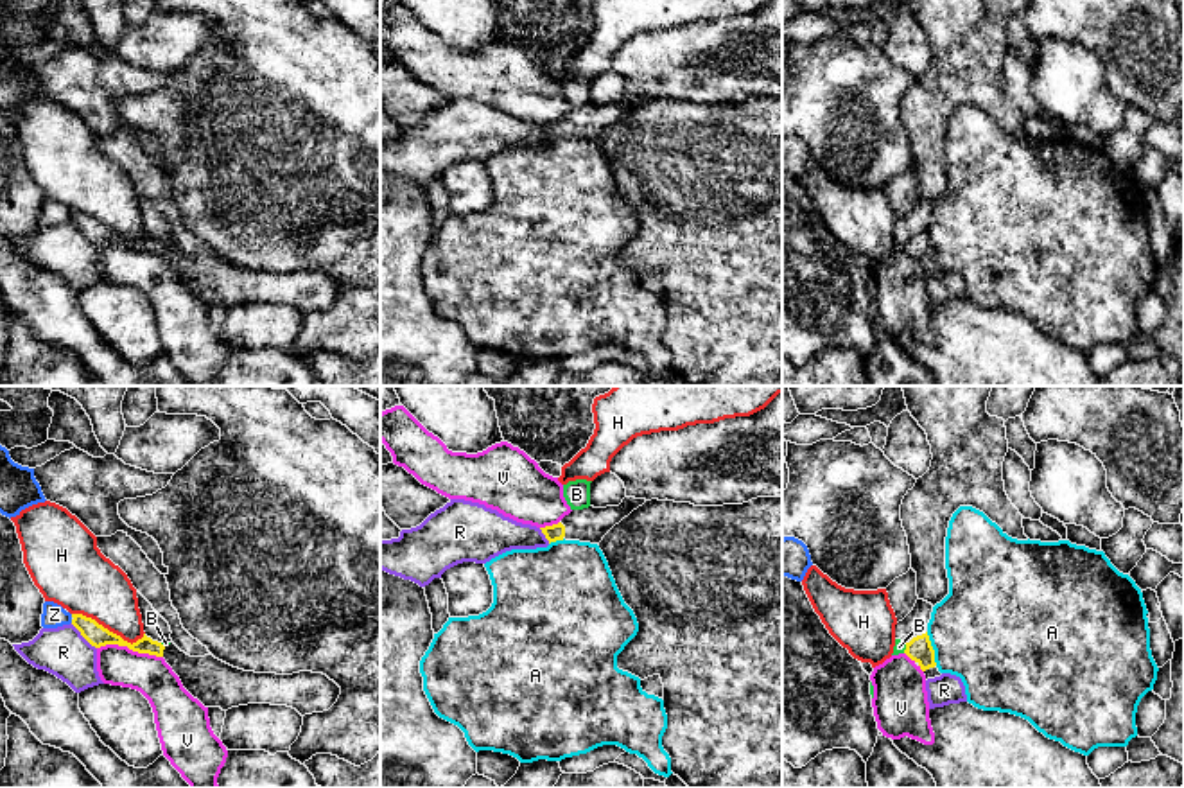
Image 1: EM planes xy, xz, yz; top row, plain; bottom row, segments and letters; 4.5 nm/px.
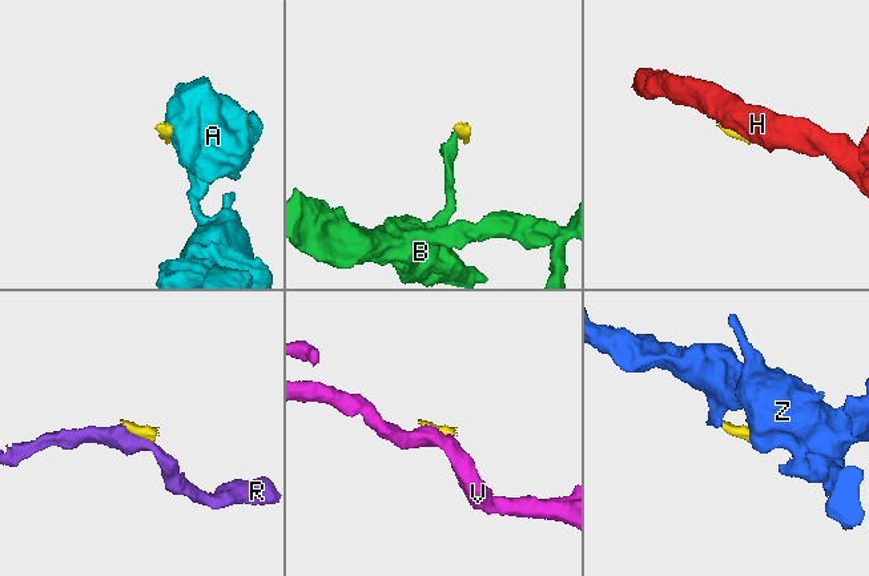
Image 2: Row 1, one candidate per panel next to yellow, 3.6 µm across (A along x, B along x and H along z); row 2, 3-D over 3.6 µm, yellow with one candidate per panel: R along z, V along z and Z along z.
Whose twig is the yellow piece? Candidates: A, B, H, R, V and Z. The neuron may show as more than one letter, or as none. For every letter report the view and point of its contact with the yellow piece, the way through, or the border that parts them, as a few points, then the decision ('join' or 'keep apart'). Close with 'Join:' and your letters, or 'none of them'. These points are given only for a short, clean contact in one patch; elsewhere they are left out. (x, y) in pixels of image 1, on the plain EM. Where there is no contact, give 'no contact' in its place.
A: meets yellow in yz at (931, 246); border along yz (926, 230), (937, 262); keep apart
B: meets yellow in yz at (906, 246); border along yz (906, 241), (903, 250); keep apart
H: meets yellow in xy at (106, 227); border along xy (72, 210), (94, 216), (131, 241), (144, 234); keep apart
R: meets yellow in xy at (83, 234); keep apart
V: meets yellow in xy at (130, 246); border along xy (97, 245), (126, 243), (133, 248), (162, 255); keep apart
Z: no contact; keep apart
Join: none of them

